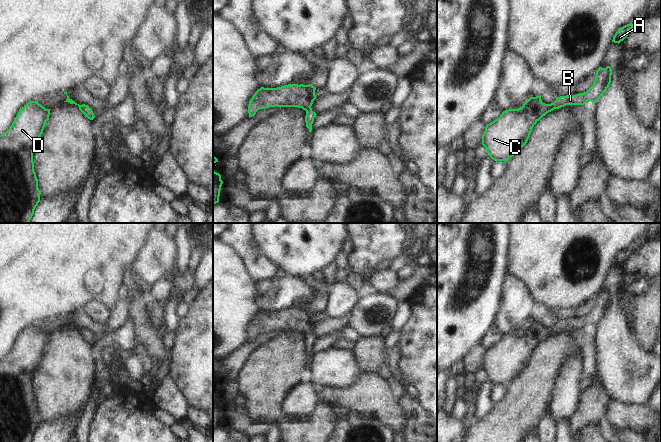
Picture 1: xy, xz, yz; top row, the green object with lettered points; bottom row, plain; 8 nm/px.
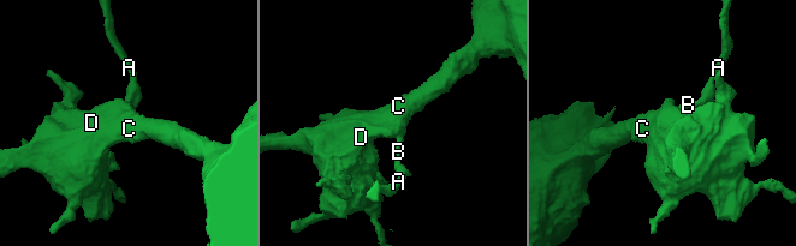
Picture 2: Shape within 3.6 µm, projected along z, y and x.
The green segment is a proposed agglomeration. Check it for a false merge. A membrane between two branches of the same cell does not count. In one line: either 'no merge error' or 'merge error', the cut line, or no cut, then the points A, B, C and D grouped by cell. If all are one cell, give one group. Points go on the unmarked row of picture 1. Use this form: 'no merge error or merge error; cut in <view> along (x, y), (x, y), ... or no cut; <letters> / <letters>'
no merge error; no cut; A B C D

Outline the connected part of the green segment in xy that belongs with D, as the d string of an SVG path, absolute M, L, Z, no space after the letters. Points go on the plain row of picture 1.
M30 325L20 333L10 352L0 359L0 442L32 442L40 426L33 375L49 344L50 334L37 325Z

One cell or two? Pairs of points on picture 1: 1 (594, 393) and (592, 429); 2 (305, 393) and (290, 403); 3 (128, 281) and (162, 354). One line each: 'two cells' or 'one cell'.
1: two cells
2: one cell
3: one cell

